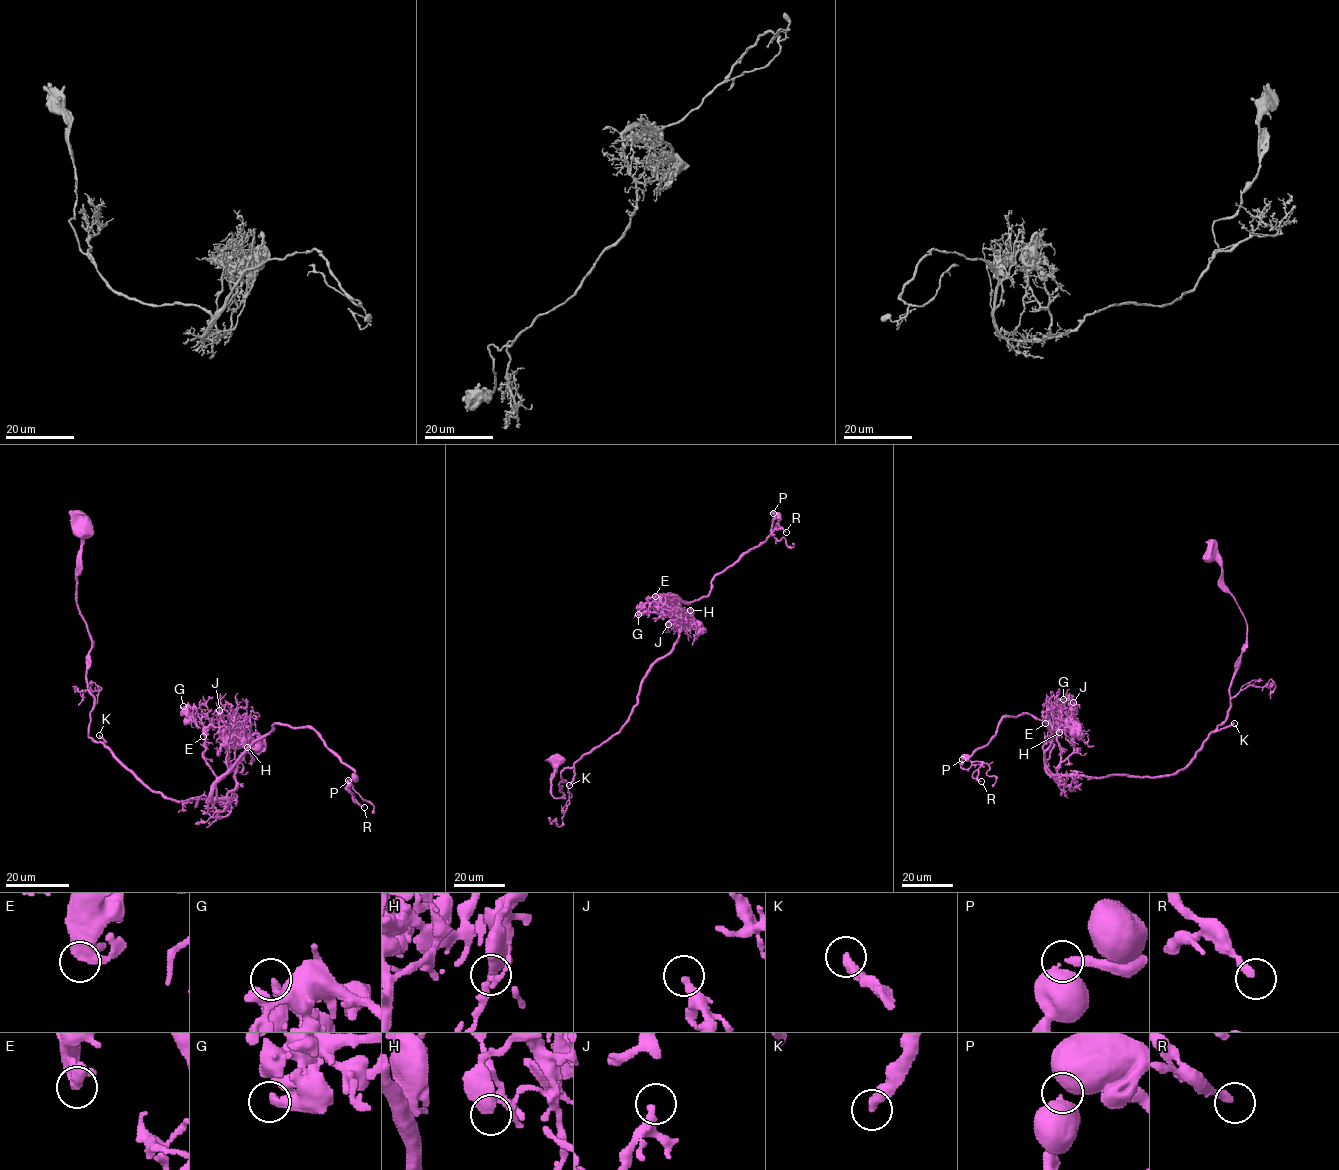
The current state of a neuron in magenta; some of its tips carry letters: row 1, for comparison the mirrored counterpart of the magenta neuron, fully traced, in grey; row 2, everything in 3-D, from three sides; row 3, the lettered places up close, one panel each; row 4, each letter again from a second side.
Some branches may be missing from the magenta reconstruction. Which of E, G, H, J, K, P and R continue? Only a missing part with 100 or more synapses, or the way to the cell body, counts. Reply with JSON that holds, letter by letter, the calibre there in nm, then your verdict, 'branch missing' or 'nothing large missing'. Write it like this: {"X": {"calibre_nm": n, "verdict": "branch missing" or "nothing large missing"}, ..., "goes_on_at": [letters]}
{"E": {"calibre_nm": 600, "verdict": "nothing large missing"}, "G": {"calibre_nm": 320, "verdict": "nothing large missing"}, "H": {"calibre_nm": 280, "verdict": "nothing large missing"}, "J": {"calibre_nm": 220, "verdict": "nothing large missing"}, "K": {"calibre_nm": 360, "verdict": "branch missing"}, "P": {"calibre_nm": 600, "verdict": "nothing large missing"}, "R": {"calibre_nm": 280, "verdict": "nothing large missing"}, "goes_on_at": ["K"]}

